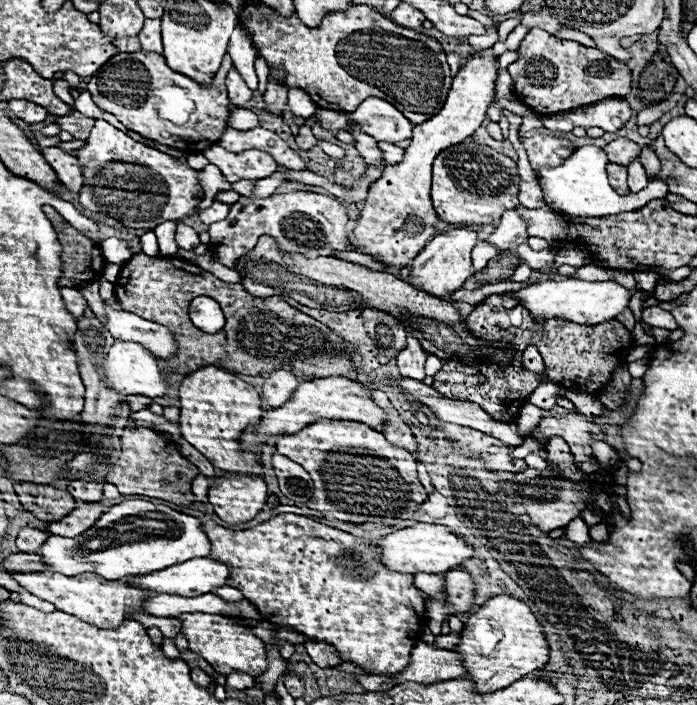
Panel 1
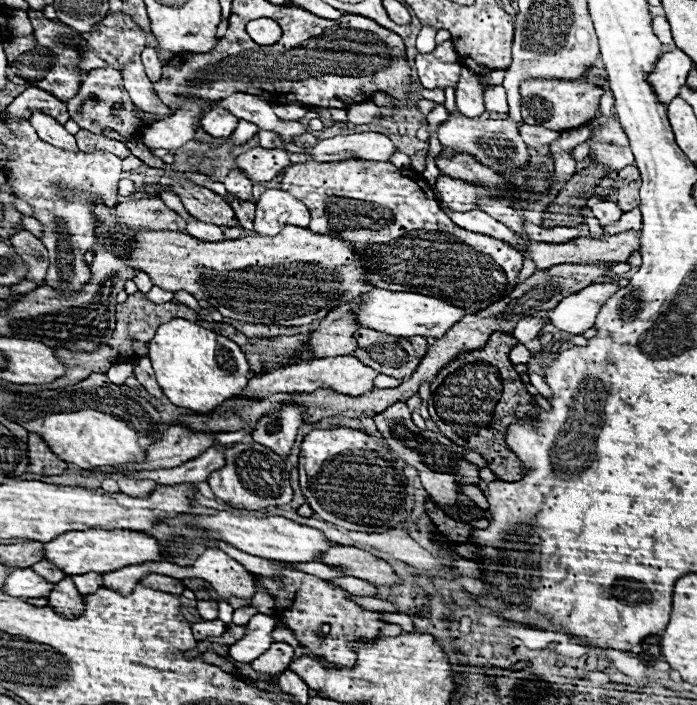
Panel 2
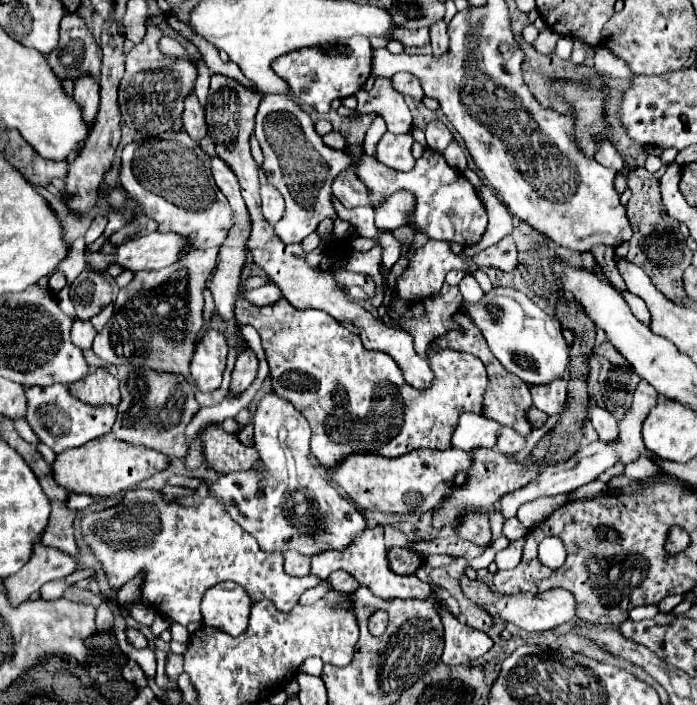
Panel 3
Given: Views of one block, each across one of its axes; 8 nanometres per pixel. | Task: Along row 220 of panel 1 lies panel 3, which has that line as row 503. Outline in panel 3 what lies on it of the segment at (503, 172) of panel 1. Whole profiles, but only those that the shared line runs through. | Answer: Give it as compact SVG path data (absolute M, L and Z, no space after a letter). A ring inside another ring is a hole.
M478 448L478 450L474 450L474 466L472 466L472 470L470 470L470 480L468 480L462 488L454 490L454 492L448 496L448 500L444 500L442 508L434 512L434 528L438 528L438 530L442 530L442 528L446 528L446 526L452 526L452 528L454 528L454 526L458 524L458 520L460 520L460 514L462 514L466 508L472 508L472 510L482 510L482 508L484 508L484 510L488 510L488 508L492 508L506 492L526 486L526 484L528 484L530 480L534 480L538 474L540 474L540 468L538 468L530 458L520 464L520 462L516 462L512 456L508 458L508 456L500 454L500 452L494 450L494 448Z

